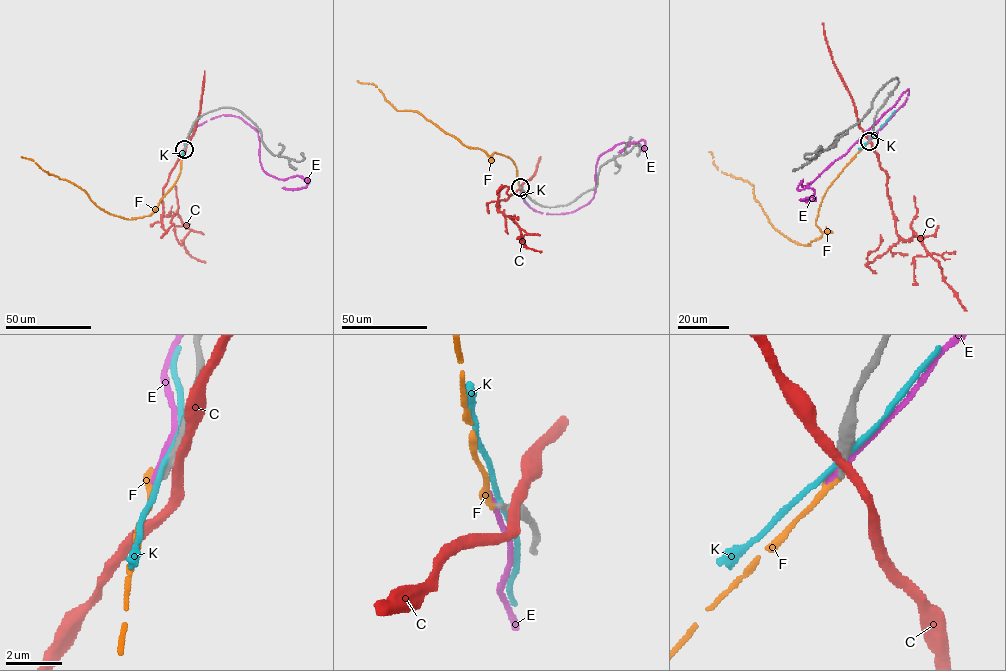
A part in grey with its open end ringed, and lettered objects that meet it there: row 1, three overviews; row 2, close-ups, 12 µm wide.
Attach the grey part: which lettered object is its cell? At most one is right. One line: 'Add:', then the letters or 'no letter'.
Add: no letter

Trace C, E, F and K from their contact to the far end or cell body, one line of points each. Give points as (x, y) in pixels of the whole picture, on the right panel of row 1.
C: (869, 140), (886, 174), (895, 231), (904, 240), (911, 240), (915, 233), (938, 262), (943, 279), (965, 310)
E: (869, 141), (908, 89), (811, 183), (802, 180), (797, 189), (814, 192), (802, 200), (815, 198)
F: (869, 142), (825, 194), (816, 221), (822, 235), (808, 246), (777, 230), (754, 186), (718, 169), (709, 151)
K: (869, 140), (896, 110)

